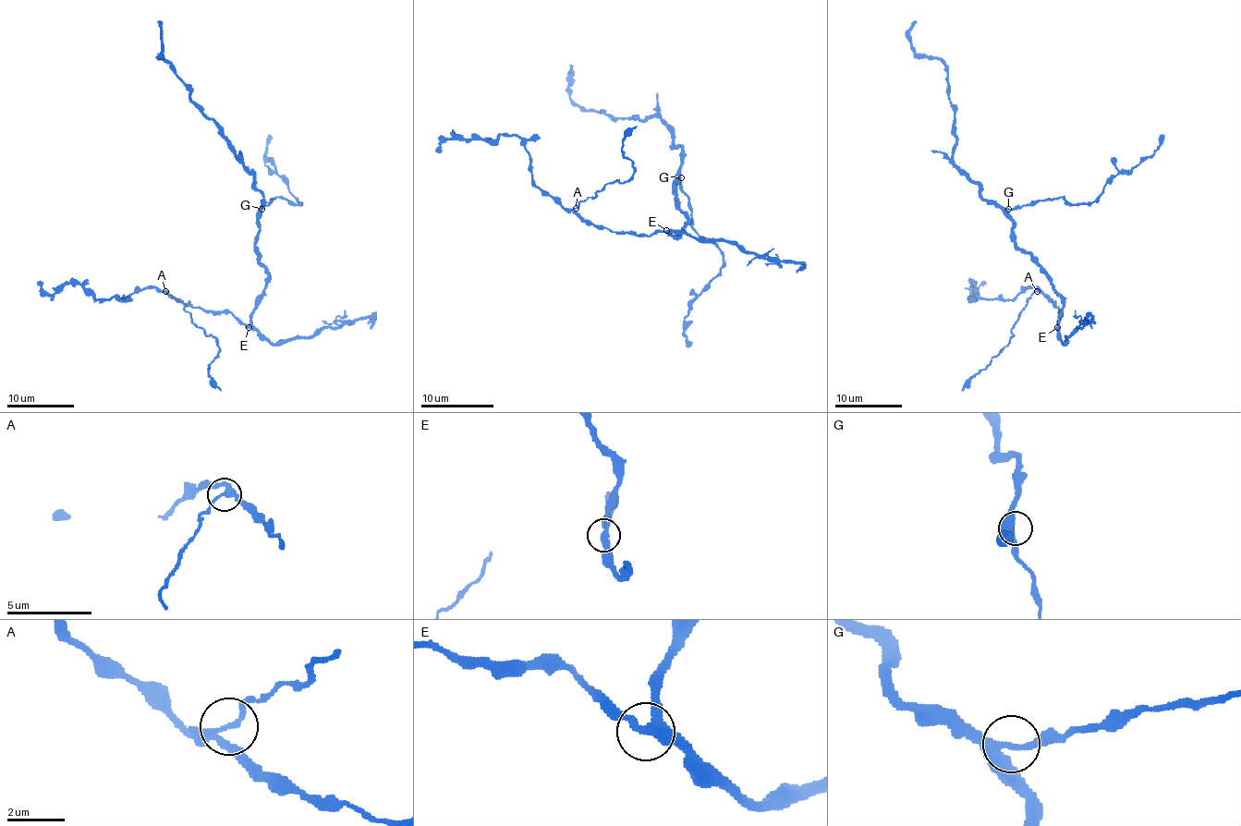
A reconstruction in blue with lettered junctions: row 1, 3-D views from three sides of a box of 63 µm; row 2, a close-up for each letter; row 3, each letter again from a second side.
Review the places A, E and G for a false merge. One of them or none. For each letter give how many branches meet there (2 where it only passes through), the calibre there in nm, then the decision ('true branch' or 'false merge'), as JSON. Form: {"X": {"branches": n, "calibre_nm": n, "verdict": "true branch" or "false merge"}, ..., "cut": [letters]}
{"A": {"branches": 3, "calibre_nm": 180, "verdict": "false merge"}, "E": {"branches": 3, "calibre_nm": 280, "verdict": "true branch"}, "G": {"branches": 3, "calibre_nm": 260, "verdict": "true branch"}, "cut": ["A"]}

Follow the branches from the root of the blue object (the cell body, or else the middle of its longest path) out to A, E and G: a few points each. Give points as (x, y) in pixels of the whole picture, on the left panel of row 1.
A: (267, 272), (265, 292), (249, 325), (242, 324), (230, 312), (213, 312), (185, 306), (163, 292), (164, 290)
E: (267, 272), (265, 292), (259, 300), (249, 327)
G: (267, 272), (255, 245), (259, 212), (261, 209)

